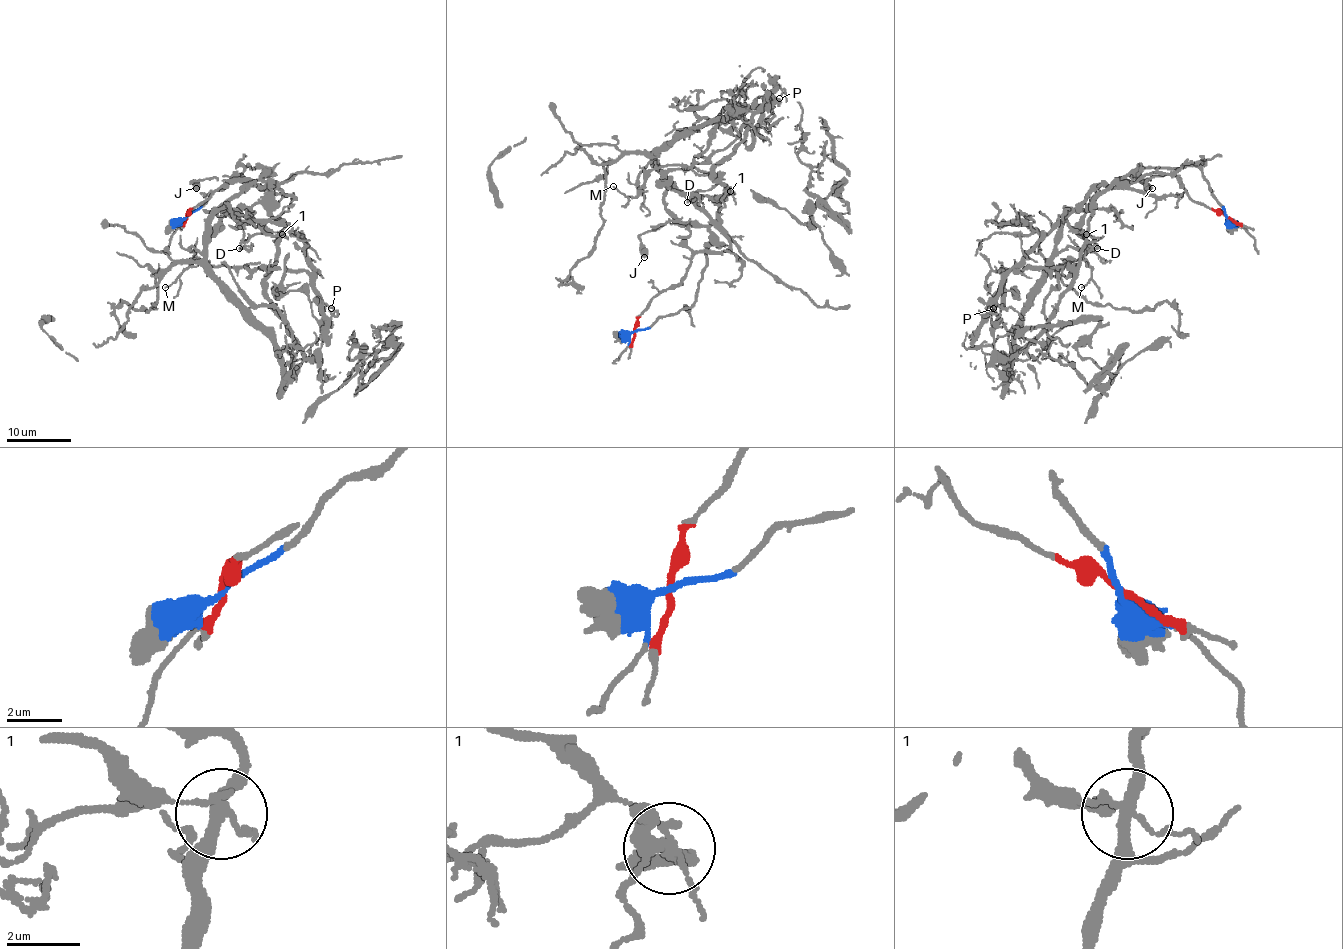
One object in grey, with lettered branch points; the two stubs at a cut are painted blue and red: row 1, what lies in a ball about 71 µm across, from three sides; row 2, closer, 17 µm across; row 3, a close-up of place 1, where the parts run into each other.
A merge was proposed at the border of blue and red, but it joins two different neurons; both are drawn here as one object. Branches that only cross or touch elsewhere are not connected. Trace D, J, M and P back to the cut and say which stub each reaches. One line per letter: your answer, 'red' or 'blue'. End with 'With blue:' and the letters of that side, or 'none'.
D: red
J: blue
M: blue
P: blue
With blue: J, M, P

